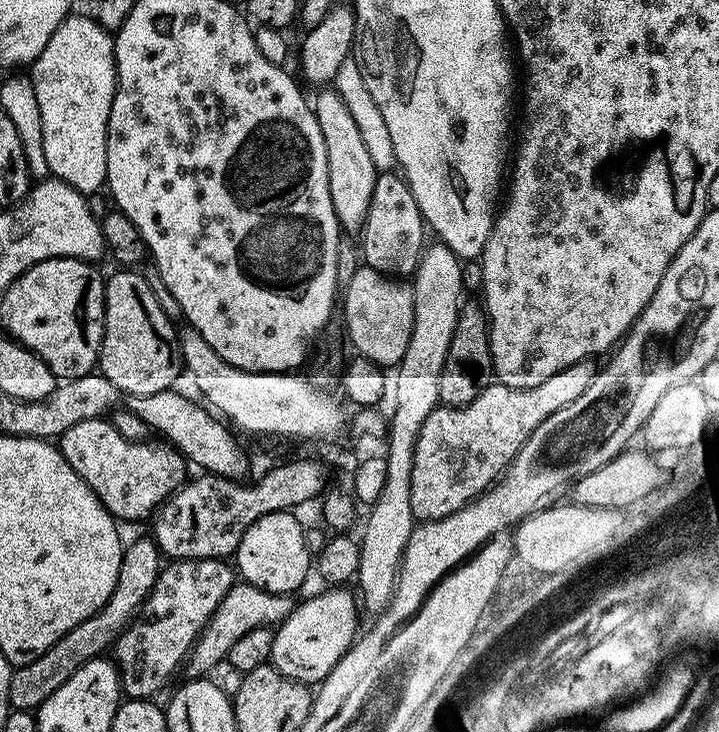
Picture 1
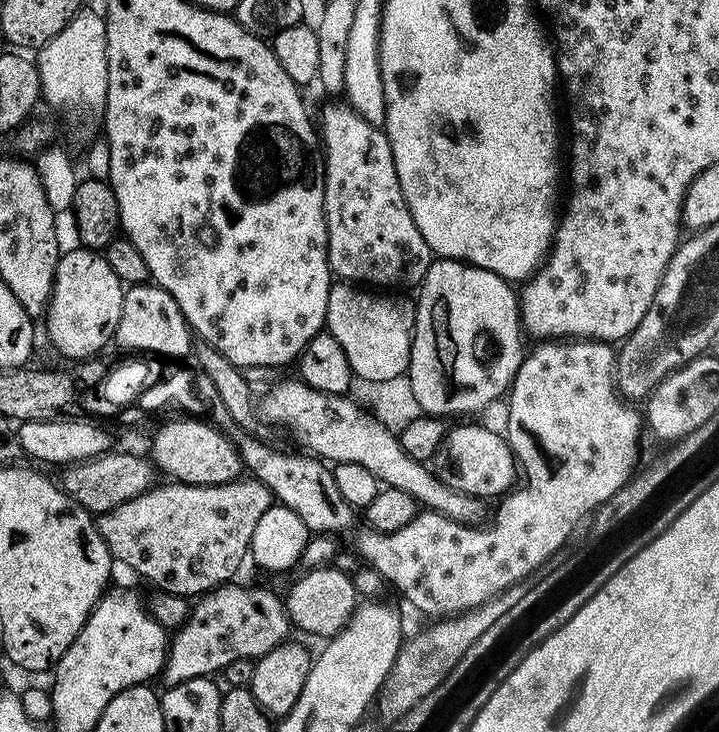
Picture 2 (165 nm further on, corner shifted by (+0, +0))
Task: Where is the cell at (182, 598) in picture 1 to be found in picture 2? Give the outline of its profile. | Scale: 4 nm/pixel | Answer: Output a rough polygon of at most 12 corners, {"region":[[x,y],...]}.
{"region":[[222,584],[171,637],[165,685],[289,639],[283,599]]}

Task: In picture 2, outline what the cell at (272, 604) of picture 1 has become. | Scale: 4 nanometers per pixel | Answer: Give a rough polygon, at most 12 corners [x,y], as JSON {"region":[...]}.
{"region":[[308,568],[283,597],[293,629],[331,638],[356,614],[353,577]]}

